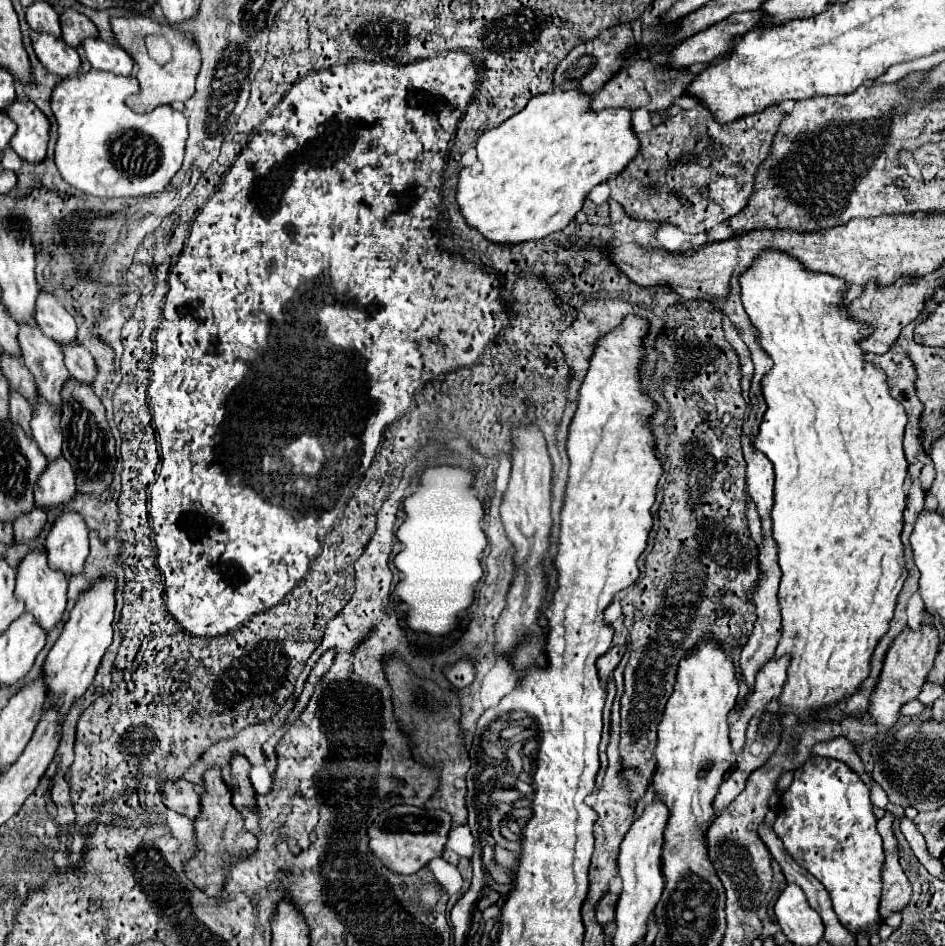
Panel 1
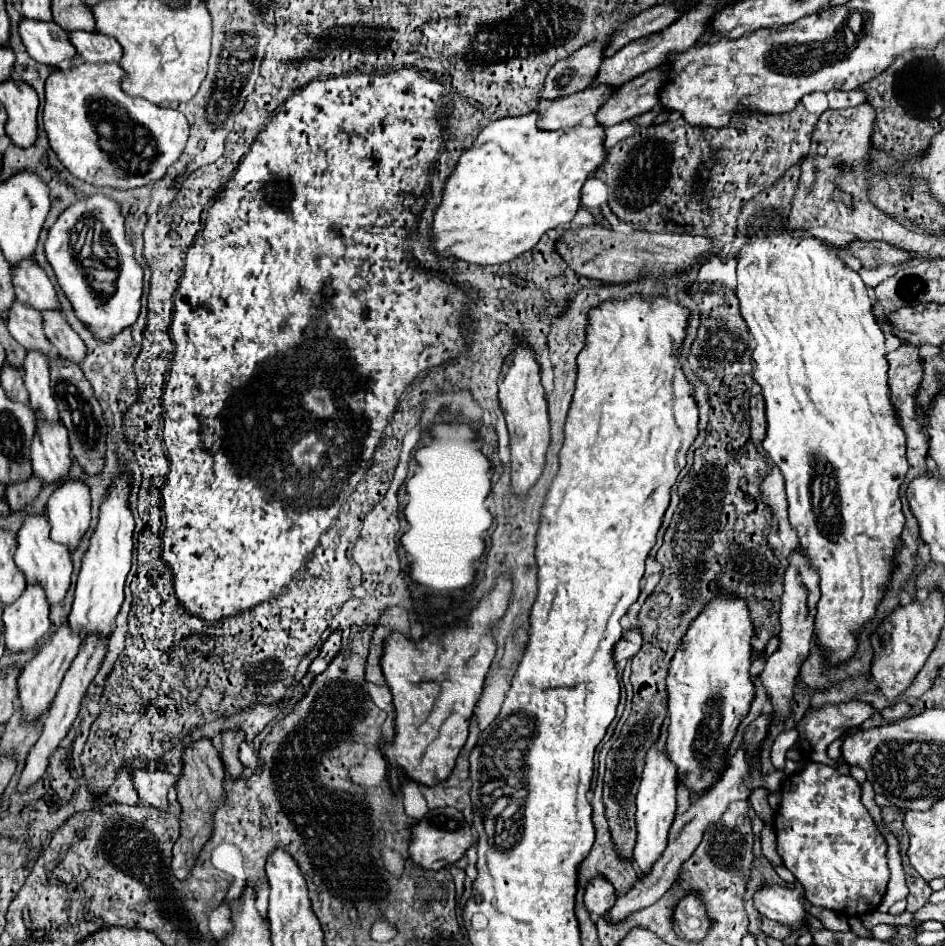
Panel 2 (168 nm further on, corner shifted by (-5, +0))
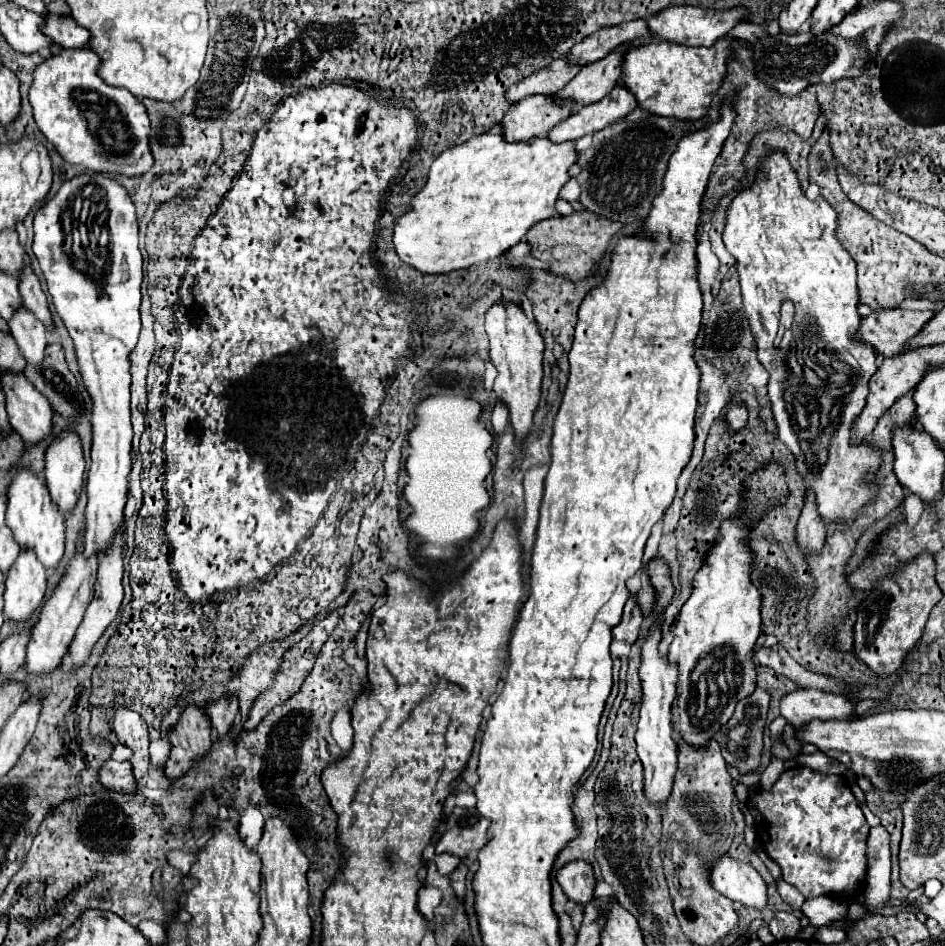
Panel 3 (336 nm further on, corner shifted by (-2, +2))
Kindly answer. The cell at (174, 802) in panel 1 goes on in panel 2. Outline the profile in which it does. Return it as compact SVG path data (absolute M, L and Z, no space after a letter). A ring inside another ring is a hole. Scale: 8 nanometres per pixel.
M135 770L133 772L133 780L135 780L135 788L139 792L141 802L153 804L155 808L167 810L169 808L169 788L177 786L179 776L169 774L165 770L155 770L155 772L147 772L147 770Z

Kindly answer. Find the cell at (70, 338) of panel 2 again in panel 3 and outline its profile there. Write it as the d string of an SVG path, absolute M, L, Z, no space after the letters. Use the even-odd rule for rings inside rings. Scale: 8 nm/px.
M24 266L24 270L20 272L20 296L22 302L28 310L32 310L48 330L52 330L52 322L50 322L50 310L48 310L48 302L46 296L40 288L40 280L38 276L32 272L32 266Z

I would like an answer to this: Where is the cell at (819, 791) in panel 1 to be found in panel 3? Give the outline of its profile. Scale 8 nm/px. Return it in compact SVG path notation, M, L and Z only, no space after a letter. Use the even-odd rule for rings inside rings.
M794 766L784 770L770 790L760 788L752 798L748 798L746 808L754 816L754 828L768 852L768 856L780 866L782 878L796 886L804 898L814 896L834 896L846 900L844 892L860 894L866 886L866 838L870 826L846 782L844 776L820 774L806 766Z

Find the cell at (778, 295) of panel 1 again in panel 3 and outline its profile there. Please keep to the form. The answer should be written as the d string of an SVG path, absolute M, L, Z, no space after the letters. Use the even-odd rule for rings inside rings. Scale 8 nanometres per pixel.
M772 150L764 156L754 184L738 192L730 202L722 238L730 254L738 260L744 312L756 338L758 360L770 374L768 396L780 440L796 456L796 466L806 486L816 492L822 518L832 524L850 524L858 510L876 494L876 488L866 482L866 476L874 472L876 462L880 462L878 450L874 450L868 440L860 446L850 446L852 422L864 408L868 380L876 372L876 352L852 340L856 324L860 324L856 262L836 238L836 230L838 218L834 208L822 196L808 200L786 154ZM782 300L792 300L796 312L792 328L786 332L782 344L774 348Z

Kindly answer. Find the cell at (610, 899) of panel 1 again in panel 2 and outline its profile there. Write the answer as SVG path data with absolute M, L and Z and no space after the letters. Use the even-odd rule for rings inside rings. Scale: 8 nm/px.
M603 878L591 880L585 888L585 908L591 914L607 916L609 910L613 908L613 904L615 904L615 900L617 900L615 888Z

